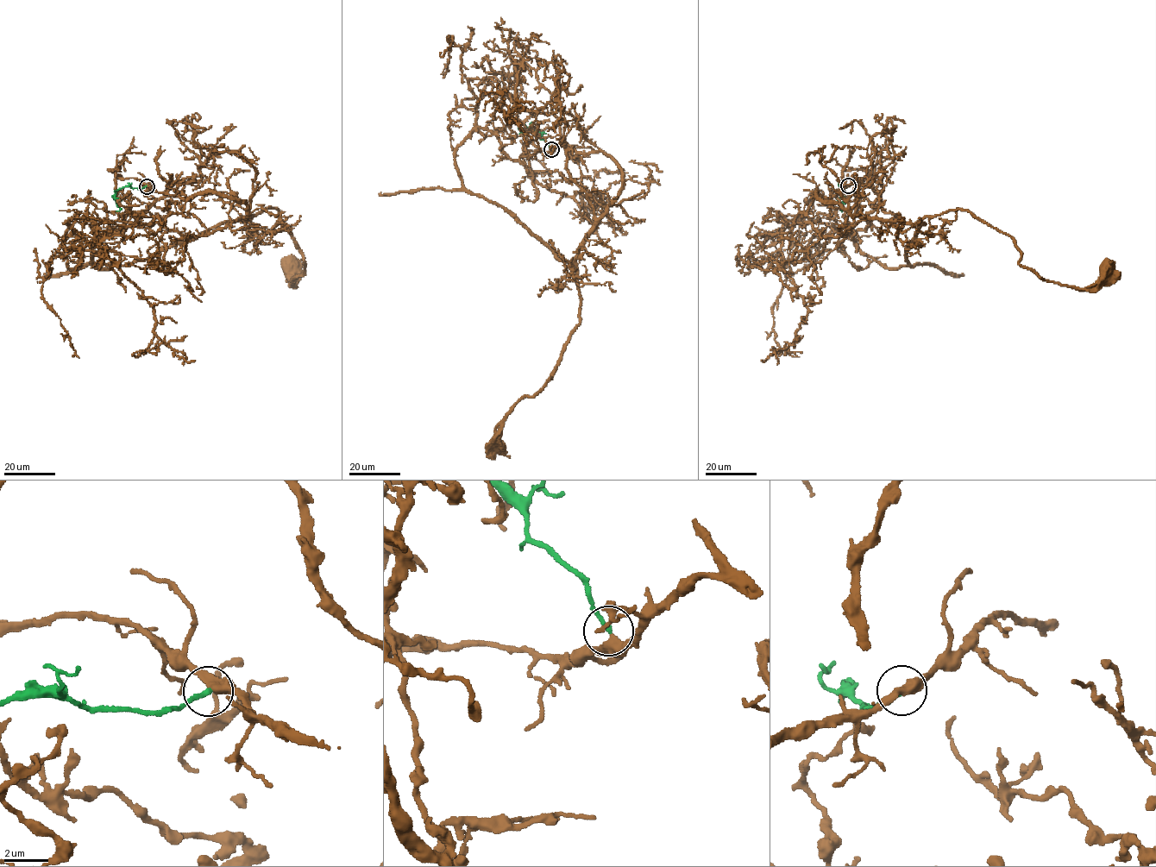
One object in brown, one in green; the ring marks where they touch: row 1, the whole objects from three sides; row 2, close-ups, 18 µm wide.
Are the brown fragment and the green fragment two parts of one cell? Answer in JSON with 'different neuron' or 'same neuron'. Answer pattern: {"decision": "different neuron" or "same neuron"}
{"decision": "same neuron"}

